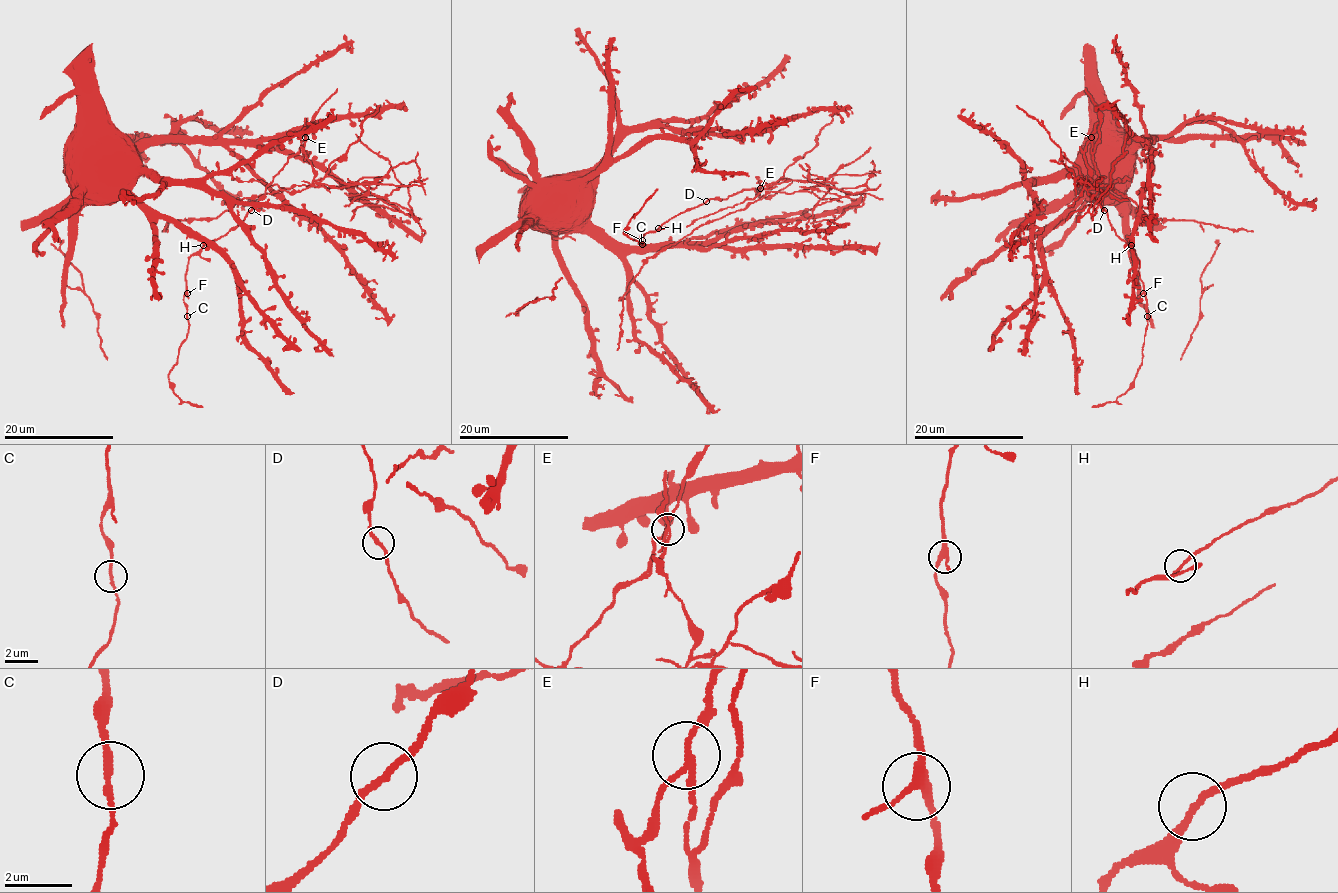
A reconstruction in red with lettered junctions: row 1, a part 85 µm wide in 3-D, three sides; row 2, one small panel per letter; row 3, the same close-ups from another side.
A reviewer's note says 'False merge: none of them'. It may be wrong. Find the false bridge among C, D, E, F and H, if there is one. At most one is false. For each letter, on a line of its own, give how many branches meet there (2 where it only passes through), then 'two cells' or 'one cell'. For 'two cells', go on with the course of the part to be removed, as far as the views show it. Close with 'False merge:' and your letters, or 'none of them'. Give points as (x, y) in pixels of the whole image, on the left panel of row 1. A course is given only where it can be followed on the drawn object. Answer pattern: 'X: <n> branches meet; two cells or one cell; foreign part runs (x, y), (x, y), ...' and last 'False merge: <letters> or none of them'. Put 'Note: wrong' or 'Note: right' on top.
Note: wrong
C: 2 branches meet; one cell
D: 2 branches meet; one cell
E: 3 branches meet; two cells; foreign part runs (305, 138), (305, 157), (313, 169), (312, 184), (242, 198), (221, 215), (172, 219), (162, 232)
F: 3 branches meet; one cell
H: 2 branches meet; one cell
False merge: E

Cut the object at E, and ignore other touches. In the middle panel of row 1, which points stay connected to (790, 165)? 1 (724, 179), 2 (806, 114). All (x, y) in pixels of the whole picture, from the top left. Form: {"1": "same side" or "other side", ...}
{"1": "other side", "2": "other side"}

